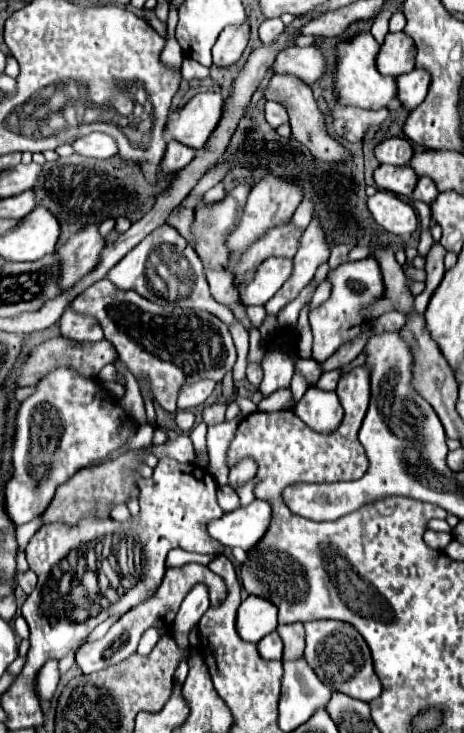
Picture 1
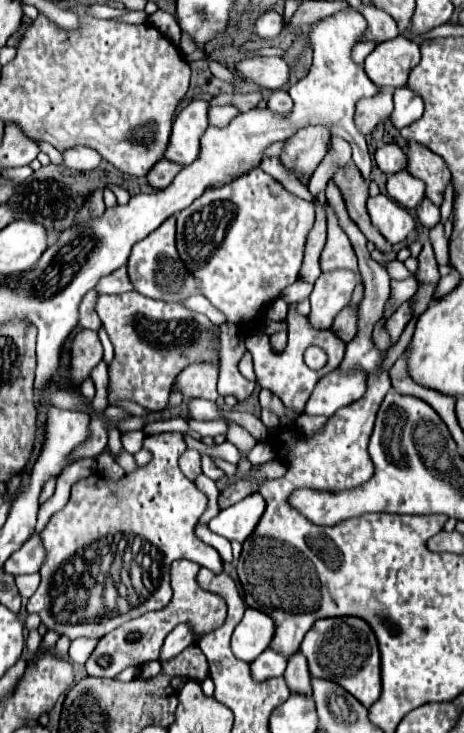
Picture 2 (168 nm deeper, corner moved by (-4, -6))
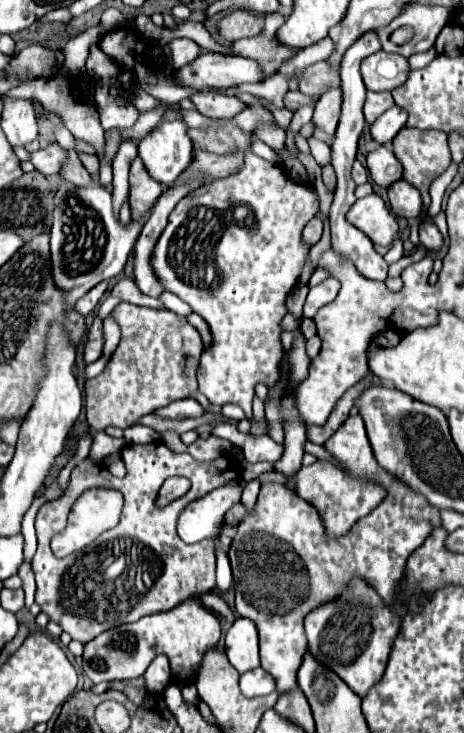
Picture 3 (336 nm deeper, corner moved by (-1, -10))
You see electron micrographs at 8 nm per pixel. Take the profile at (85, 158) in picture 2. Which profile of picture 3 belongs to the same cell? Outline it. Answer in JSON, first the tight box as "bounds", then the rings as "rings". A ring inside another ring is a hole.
{"bounds":[30,144,66,174],"rings":[[[50,144],[50,146],[40,148],[40,150],[30,154],[30,162],[34,164],[34,168],[38,172],[44,172],[44,174],[58,174],[60,164],[64,160],[66,160],[66,154],[56,144]]]}

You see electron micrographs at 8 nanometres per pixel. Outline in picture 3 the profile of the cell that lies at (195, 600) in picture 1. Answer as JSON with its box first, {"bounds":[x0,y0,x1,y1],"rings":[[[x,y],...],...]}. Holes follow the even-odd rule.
{"bounds":[144,654,170,694],"rings":[[[164,654],[156,656],[154,662],[148,666],[148,670],[144,672],[144,682],[150,694],[162,694],[164,688],[170,684],[170,664]]]}

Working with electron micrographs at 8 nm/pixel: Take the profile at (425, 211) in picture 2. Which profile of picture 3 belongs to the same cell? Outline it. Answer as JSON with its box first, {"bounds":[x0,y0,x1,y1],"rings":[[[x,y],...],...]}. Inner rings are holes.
{"bounds":[420,220,444,252],"rings":[[[432,220],[420,224],[420,242],[424,244],[424,248],[428,252],[440,252],[442,250],[444,240],[442,240],[442,234],[438,232],[438,228],[434,226]]]}

